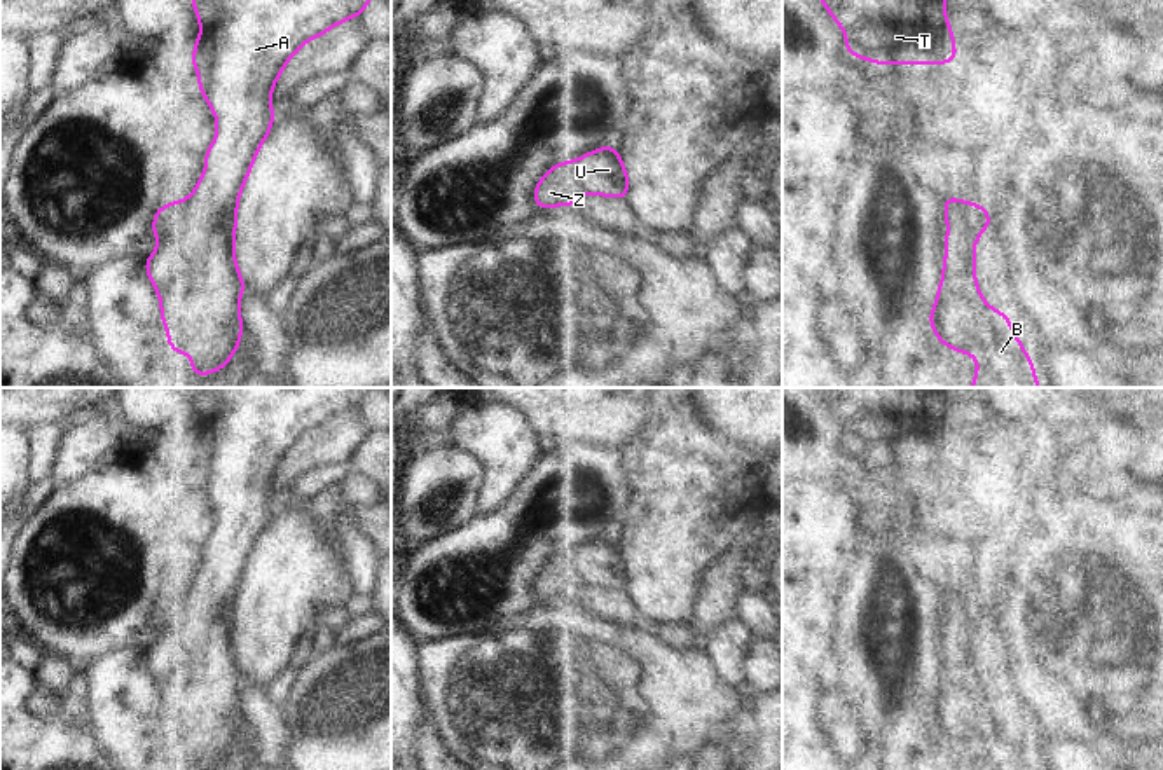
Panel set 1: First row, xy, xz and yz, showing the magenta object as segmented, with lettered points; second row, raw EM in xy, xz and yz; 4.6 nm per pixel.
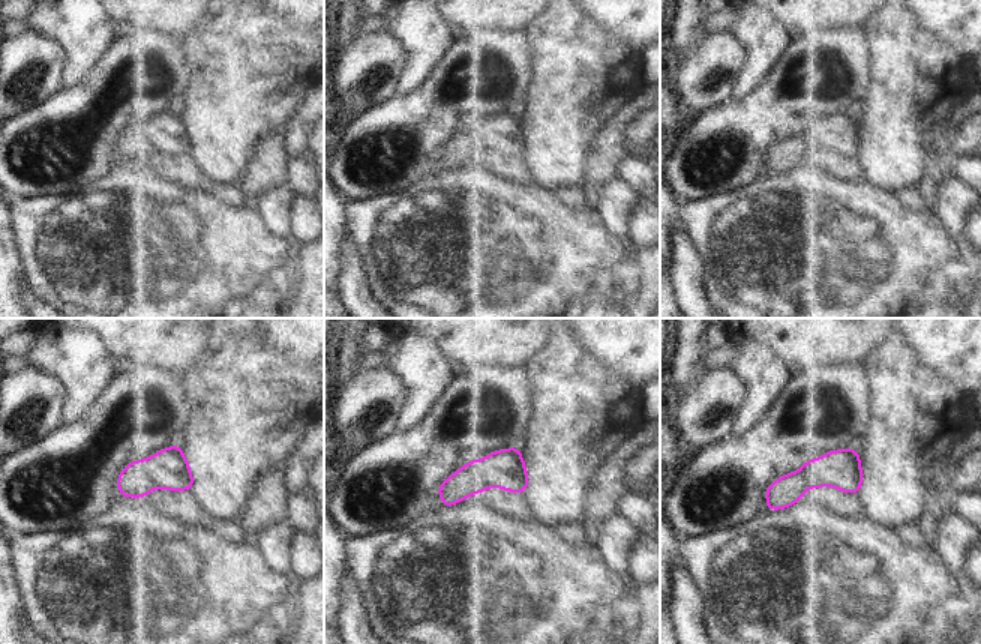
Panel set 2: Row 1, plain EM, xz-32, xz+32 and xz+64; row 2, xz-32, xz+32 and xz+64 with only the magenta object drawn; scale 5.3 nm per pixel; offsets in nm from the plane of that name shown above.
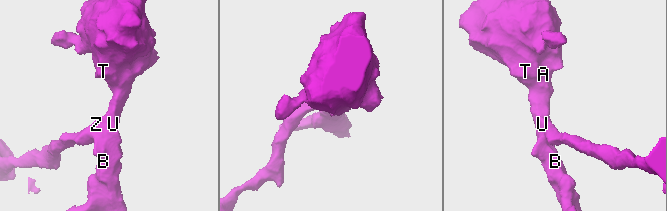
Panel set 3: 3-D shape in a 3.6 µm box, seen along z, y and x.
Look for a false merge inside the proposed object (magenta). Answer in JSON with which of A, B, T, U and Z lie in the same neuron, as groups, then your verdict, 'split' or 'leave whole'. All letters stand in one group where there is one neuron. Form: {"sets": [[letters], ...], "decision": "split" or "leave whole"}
{"sets": [["A", "B", "T", "U"], ["Z"]], "decision": "split"}

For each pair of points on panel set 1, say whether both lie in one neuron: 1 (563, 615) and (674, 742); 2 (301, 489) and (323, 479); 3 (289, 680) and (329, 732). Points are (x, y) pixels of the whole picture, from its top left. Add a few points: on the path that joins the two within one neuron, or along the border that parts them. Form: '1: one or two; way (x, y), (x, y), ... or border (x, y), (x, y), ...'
1: one; way (571, 657), (592, 681), (592, 701), (633, 741)
2: one; way (306, 486), (318, 479)
3: two; border (301, 673), (290, 704), (283, 711)

